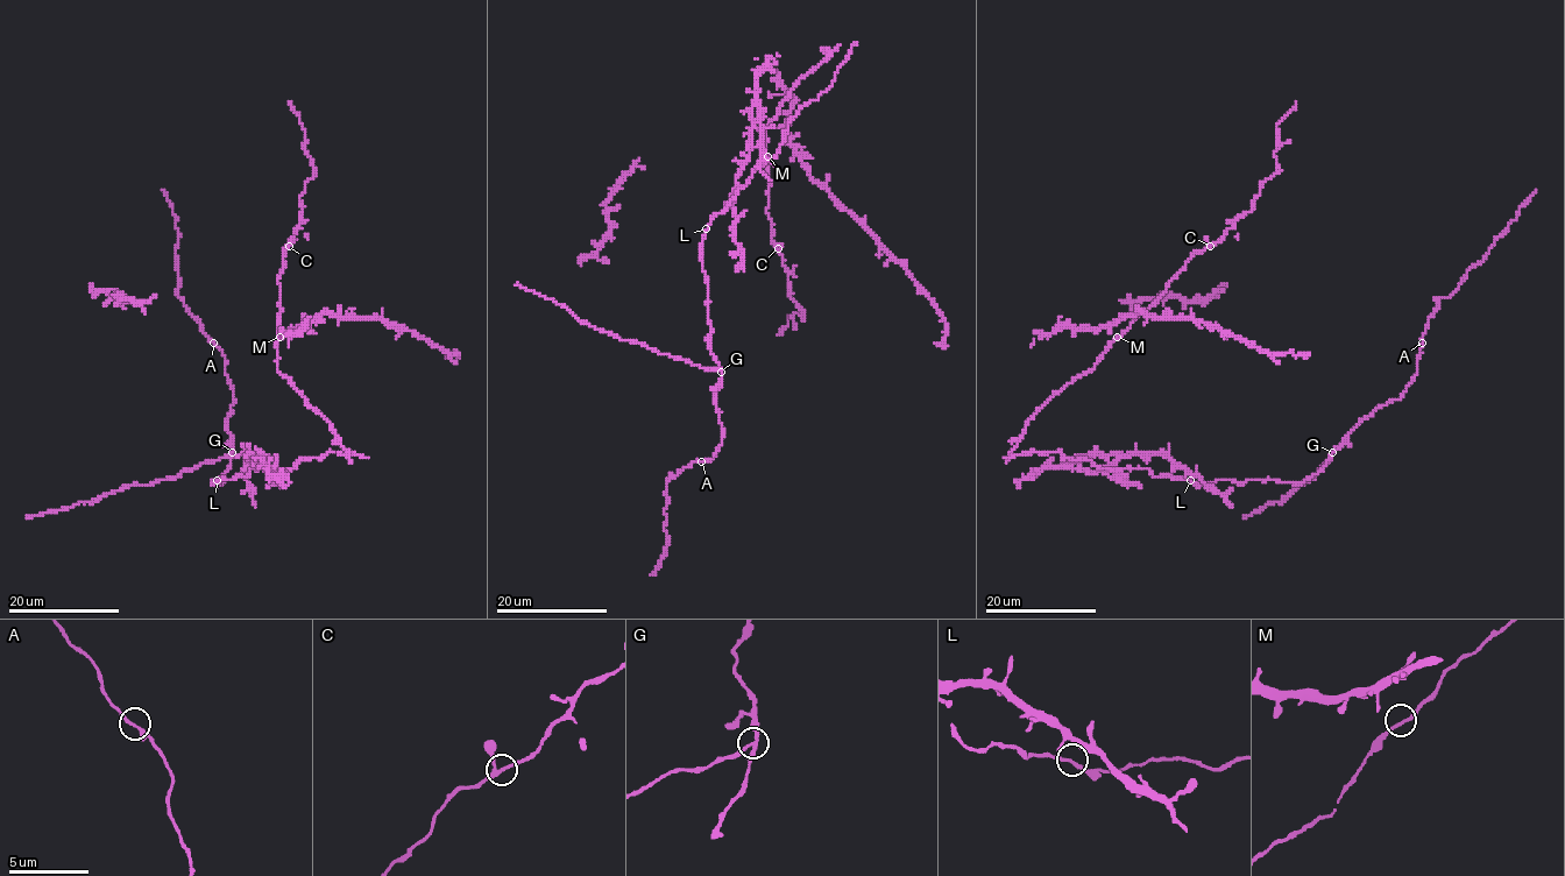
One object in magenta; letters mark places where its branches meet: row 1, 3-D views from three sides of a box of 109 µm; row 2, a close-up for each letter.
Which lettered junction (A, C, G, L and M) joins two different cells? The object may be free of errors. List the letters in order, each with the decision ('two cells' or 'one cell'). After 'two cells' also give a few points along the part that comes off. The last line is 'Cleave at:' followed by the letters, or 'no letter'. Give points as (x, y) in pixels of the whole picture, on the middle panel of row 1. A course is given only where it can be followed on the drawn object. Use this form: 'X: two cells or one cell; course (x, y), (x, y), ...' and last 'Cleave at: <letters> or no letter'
A: one cell
C: one cell
G: two cells; course (721, 372), (693, 366), (684, 359), (585, 324), (564, 306), (516, 284)
L: one cell
M: one cell
Cleave at: G

